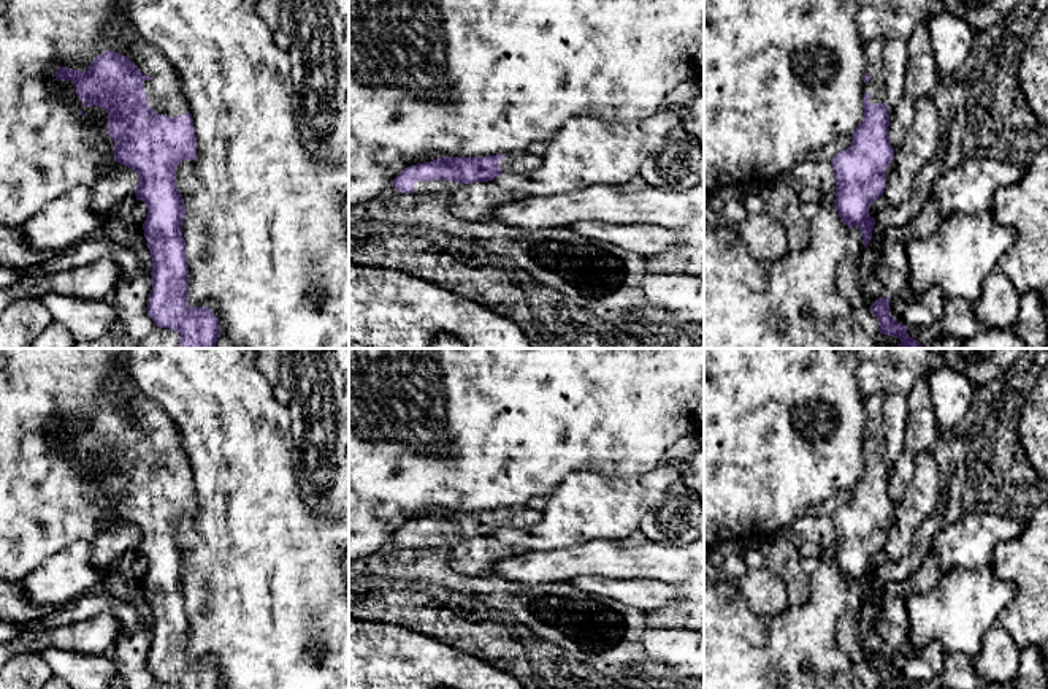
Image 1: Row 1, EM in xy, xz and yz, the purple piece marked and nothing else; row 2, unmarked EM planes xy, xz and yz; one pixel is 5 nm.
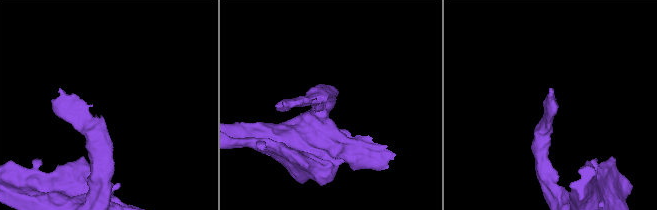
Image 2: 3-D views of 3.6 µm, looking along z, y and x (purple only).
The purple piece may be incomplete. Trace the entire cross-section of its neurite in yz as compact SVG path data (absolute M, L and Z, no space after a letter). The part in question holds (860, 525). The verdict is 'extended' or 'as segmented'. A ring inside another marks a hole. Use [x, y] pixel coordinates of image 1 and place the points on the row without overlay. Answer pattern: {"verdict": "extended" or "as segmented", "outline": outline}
{"verdict": "extended", "outline": "M882 391L866 398L864 474L851 489L850 502L831 516L836 529L836 564L848 583L861 586L864 603L875 580L875 573L869 570L870 559L883 551L885 524L894 515L885 459L883 399Z"}

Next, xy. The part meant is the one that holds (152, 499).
{"verdict": "extended", "outline": "M135 382L125 385L132 404L124 410L106 405L95 412L87 426L59 421L57 436L71 436L84 463L100 461L108 466L108 491L114 496L114 516L138 527L136 554L146 559L143 578L147 603L152 611L152 645L147 668L155 681L179 689L220 689L219 675L209 662L190 662L189 618L182 592L186 559L176 540L176 523L197 513L193 474L174 421Z"}

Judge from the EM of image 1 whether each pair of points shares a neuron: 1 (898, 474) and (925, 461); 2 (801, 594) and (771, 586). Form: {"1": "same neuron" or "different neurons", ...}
{"1": "different neurons", "2": "different neurons"}

